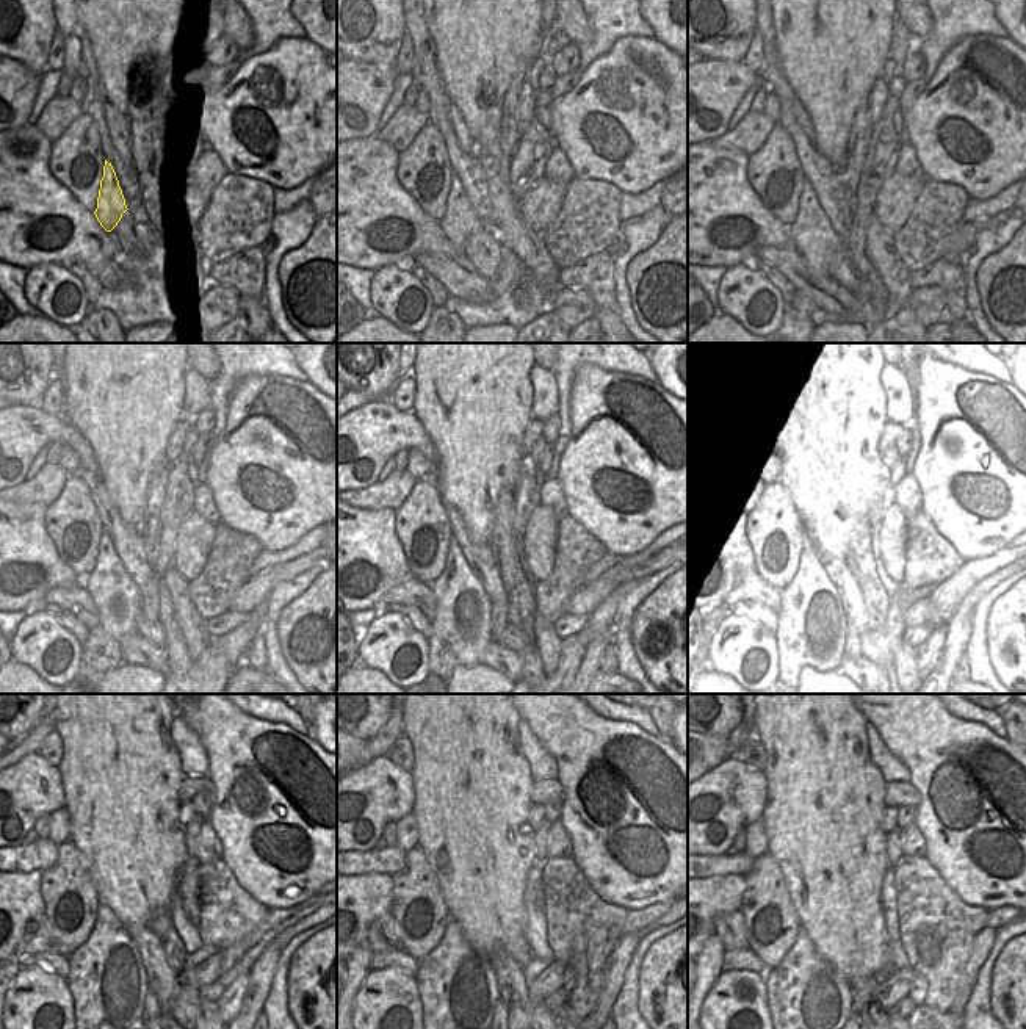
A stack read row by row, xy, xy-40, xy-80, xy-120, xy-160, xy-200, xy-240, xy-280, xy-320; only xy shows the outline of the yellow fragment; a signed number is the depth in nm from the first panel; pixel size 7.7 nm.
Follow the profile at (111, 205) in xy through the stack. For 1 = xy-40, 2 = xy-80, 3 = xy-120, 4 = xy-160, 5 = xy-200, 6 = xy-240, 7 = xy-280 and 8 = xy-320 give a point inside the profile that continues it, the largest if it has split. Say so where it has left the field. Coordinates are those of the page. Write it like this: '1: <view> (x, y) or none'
1: xy-40 (459, 223)
2: xy-80 (812, 234)
3: xy-120 (118, 599)
4: xy-160 (461, 630)
5: xy-200 (810, 631)
6: xy-240 (107, 981)
7: xy-280 (456, 984)
8: xy-320 (809, 1000)

